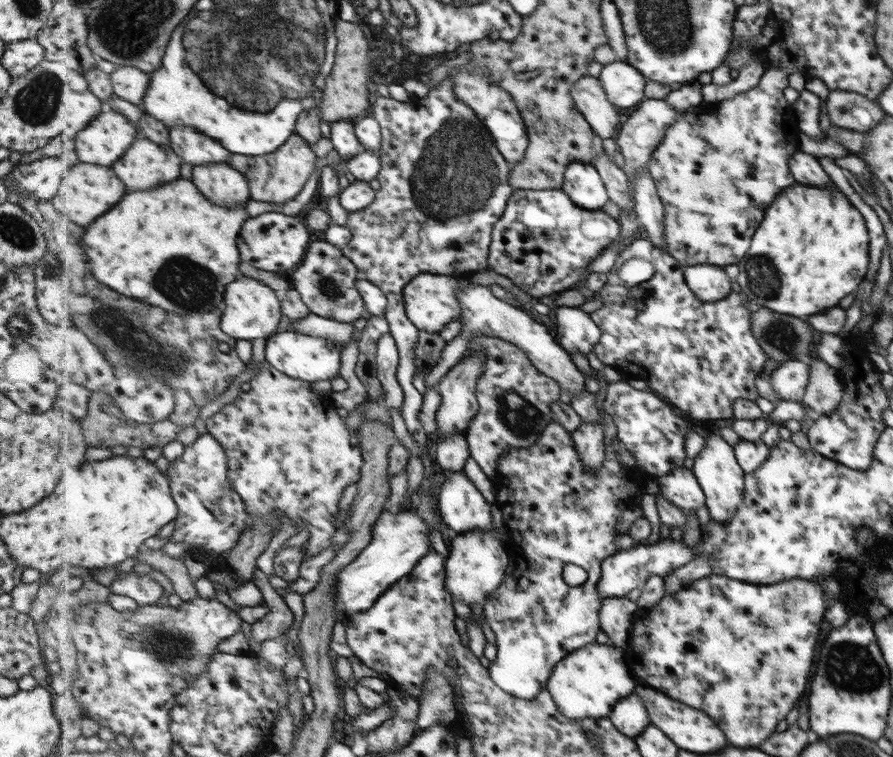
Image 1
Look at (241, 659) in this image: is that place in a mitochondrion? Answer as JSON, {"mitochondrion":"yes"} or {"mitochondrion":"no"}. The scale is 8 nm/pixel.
{"mitochondrion":"no"}

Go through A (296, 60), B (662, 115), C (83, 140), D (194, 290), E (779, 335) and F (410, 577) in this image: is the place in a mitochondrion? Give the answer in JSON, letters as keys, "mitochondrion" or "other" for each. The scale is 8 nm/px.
{"A":"mitochondrion","B":"other","C":"other","D":"mitochondrion","E":"mitochondrion","F":"other"}

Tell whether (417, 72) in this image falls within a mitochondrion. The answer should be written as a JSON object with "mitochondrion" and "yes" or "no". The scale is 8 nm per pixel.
{"mitochondrion":"no"}

